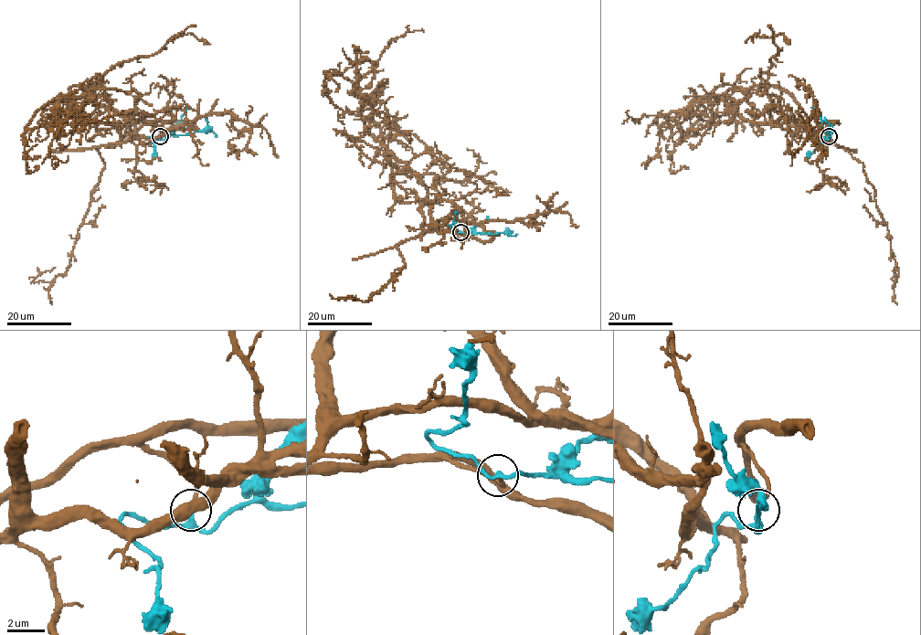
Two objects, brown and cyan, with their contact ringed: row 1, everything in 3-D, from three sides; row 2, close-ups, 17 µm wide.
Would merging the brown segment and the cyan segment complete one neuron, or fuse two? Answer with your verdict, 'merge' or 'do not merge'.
merge

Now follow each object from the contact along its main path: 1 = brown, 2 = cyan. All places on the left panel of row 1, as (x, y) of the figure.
1: (161, 136), (122, 138), (126, 121), (90, 123), (60, 96), (54, 118), (71, 116), (48, 153), (68, 156)
2: (161, 136), (164, 139), (171, 134), (203, 131), (207, 126), (205, 117)

